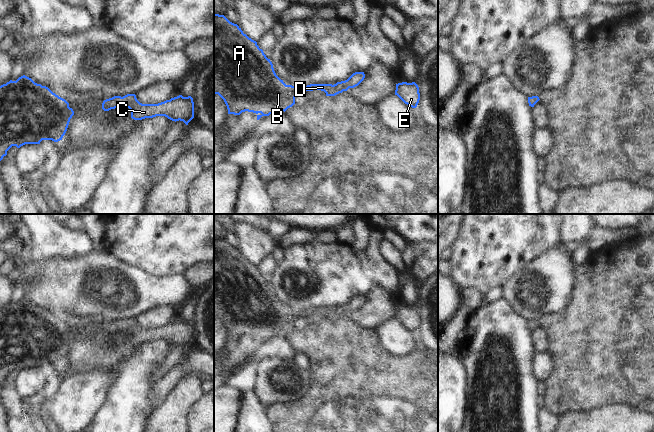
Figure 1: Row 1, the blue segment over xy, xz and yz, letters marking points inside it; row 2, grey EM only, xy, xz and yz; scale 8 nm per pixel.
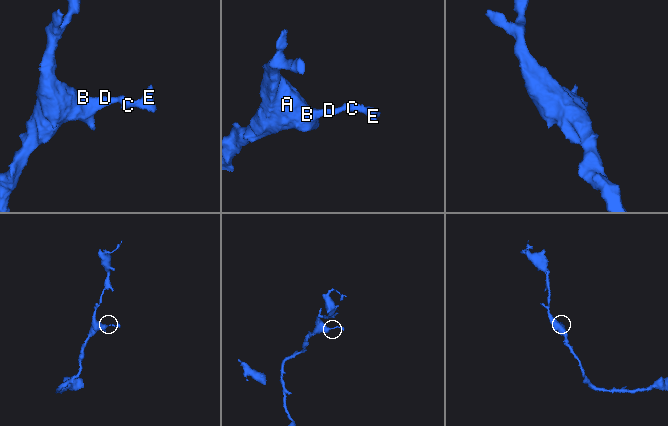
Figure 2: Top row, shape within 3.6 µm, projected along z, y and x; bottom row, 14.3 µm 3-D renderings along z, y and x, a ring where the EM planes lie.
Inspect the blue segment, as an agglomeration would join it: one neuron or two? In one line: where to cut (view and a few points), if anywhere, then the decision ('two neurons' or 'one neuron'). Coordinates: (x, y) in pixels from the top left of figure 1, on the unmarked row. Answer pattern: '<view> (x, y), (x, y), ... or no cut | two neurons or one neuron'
no cut | one neuron

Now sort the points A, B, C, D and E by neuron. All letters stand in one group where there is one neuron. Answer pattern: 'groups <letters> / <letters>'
groups A B C D E

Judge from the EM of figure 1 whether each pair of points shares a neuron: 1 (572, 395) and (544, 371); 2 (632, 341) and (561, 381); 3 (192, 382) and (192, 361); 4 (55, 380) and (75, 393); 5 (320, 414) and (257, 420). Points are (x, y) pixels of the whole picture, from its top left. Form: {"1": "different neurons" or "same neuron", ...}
{"1": "different neurons", "2": "same neuron", "3": "different neurons", "4": "different neurons", "5": "different neurons"}

